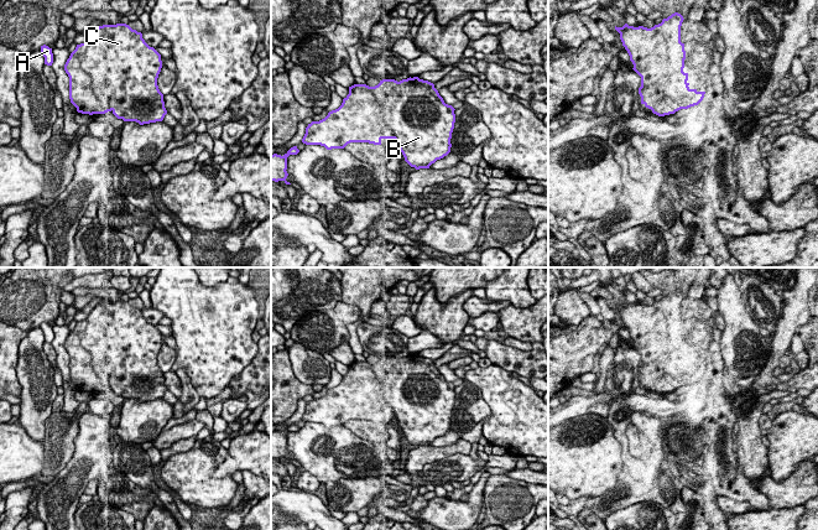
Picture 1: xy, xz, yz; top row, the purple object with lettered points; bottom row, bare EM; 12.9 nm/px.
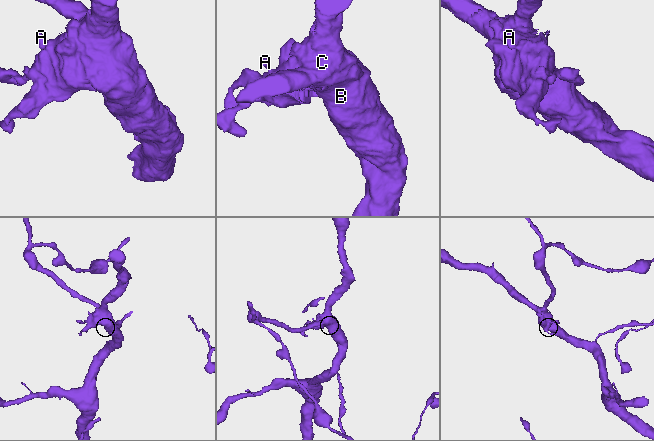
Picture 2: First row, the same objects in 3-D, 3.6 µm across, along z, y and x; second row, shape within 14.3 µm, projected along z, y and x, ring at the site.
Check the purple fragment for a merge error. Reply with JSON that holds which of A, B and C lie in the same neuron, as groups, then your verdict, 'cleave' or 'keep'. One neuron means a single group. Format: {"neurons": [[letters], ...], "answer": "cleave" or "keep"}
{"neurons": [["A"], ["B", "C"]], "answer": "cleave"}

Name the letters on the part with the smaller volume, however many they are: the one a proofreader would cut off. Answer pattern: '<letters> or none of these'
A

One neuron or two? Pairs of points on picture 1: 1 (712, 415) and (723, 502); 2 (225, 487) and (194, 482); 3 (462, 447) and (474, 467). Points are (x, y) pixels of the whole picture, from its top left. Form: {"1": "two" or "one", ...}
{"1": "two", "2": "one", "3": "two"}

